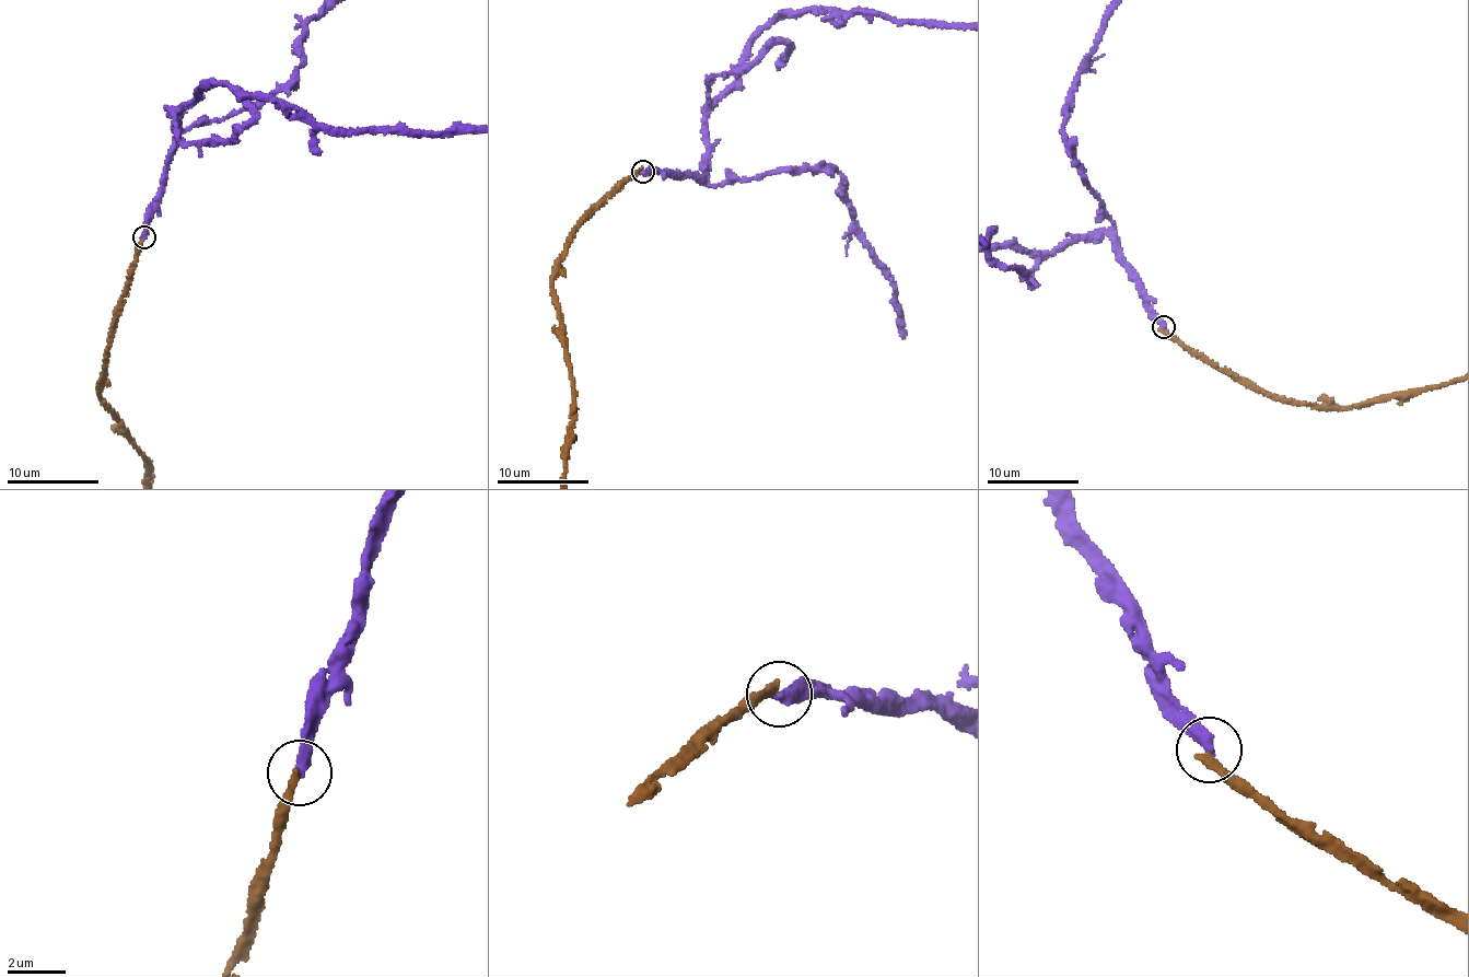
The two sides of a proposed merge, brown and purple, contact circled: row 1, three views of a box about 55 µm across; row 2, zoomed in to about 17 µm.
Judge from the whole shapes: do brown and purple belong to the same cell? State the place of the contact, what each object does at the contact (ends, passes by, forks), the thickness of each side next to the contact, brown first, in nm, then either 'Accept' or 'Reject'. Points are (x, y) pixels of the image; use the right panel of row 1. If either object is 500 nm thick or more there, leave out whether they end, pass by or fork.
Place: (1163, 327). At the ring brown ends. At the ring purple ends. Thickness 300 nm (brown) against 400 nm. Reject

